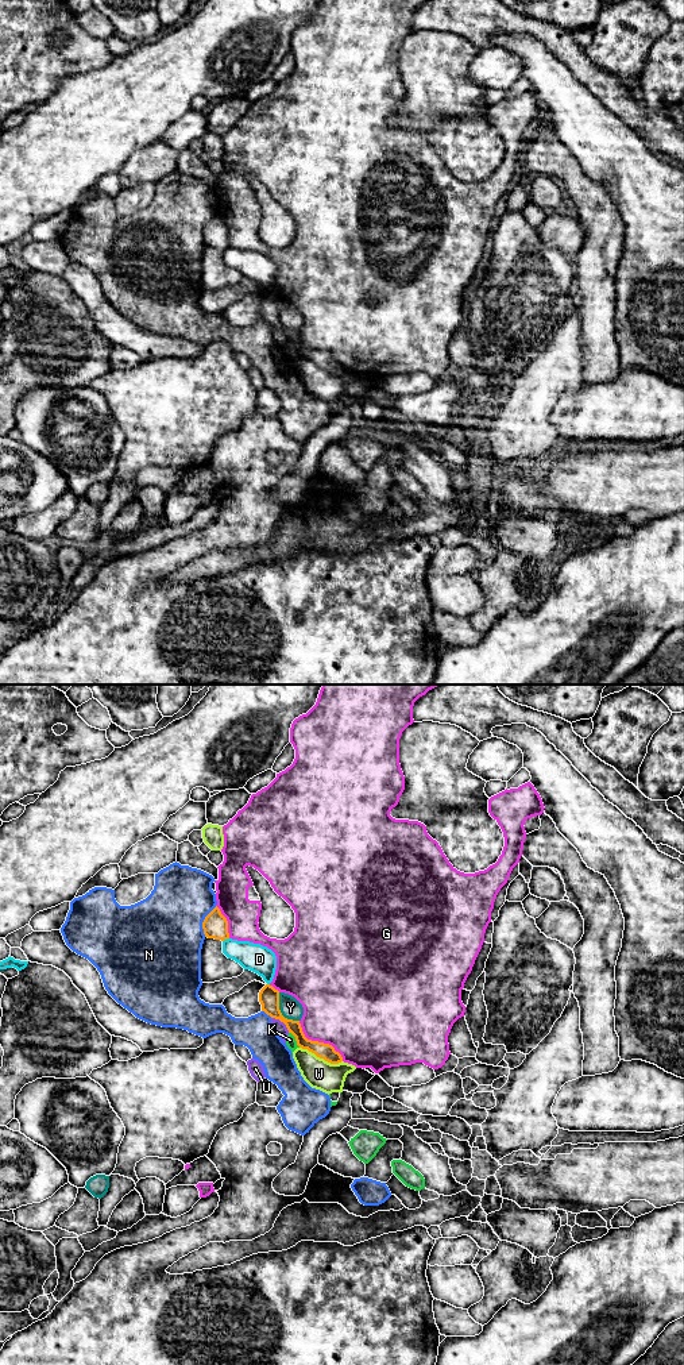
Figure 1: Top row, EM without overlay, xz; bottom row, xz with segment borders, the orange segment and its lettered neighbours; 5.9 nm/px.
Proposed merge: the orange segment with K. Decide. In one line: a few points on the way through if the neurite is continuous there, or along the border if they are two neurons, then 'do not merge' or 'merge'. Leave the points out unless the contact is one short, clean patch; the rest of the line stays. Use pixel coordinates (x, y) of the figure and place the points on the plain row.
border along xz (289, 340), (300, 355); do not merge

